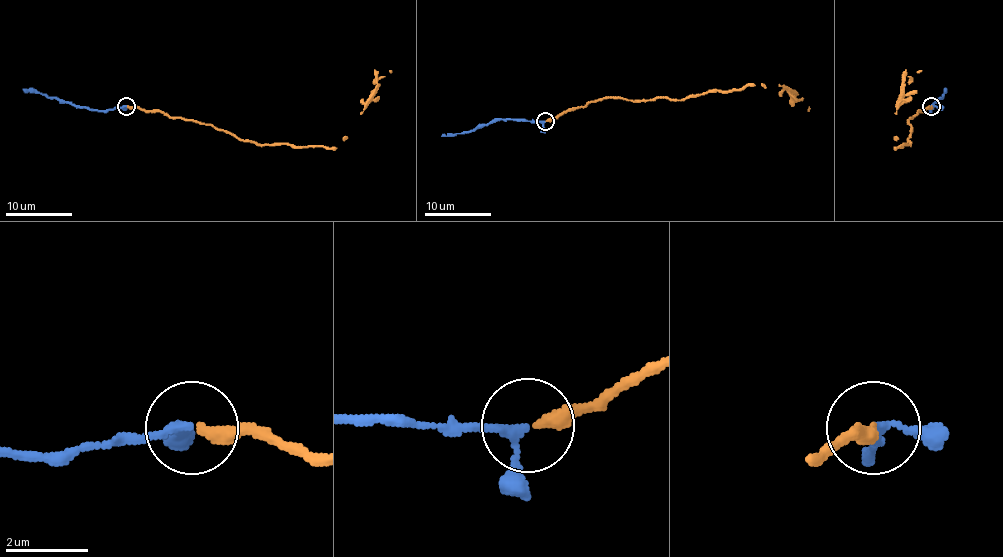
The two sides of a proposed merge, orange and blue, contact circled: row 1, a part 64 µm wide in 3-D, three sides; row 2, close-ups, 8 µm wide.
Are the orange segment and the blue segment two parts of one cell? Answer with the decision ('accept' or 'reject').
accept

